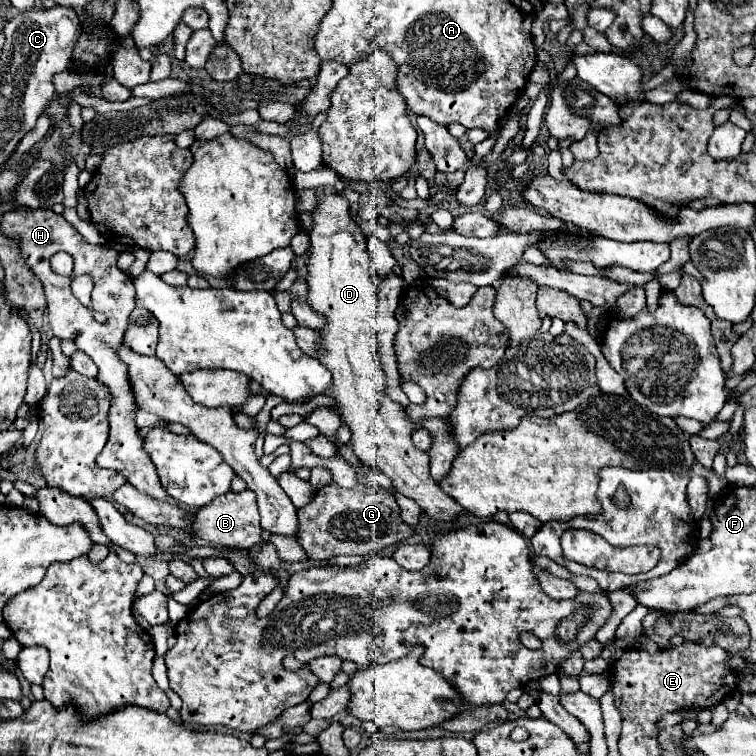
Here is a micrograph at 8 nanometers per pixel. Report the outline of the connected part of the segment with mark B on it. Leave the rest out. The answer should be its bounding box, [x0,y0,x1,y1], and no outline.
[192,490,260,548]

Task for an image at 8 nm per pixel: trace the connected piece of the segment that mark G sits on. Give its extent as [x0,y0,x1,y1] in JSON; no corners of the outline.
[298,484,414,560]

